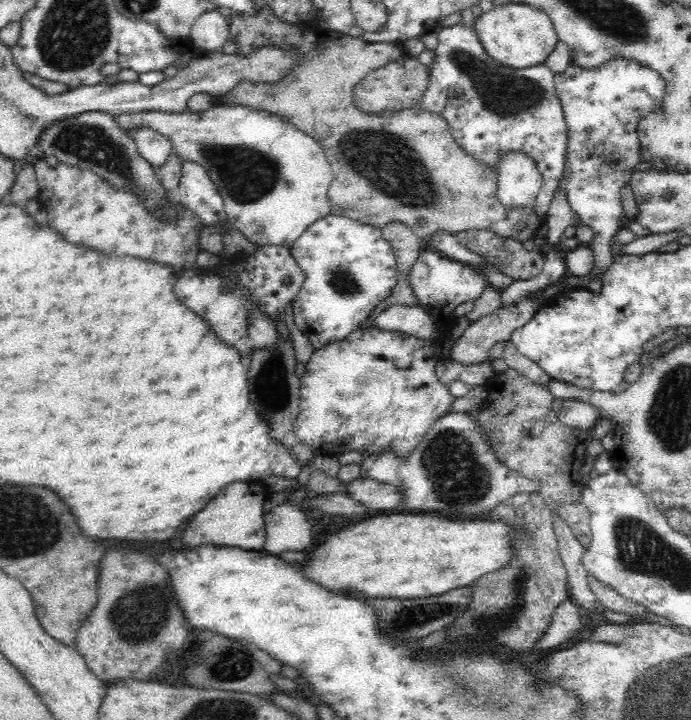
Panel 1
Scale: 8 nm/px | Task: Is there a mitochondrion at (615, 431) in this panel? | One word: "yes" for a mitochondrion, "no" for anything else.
no

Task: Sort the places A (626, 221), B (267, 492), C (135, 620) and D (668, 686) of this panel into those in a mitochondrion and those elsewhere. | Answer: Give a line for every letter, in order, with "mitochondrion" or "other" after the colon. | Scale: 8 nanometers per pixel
A: other
B: other
C: mitochondrion
D: mitochondrion

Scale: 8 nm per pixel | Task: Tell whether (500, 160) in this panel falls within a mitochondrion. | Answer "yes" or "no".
no

